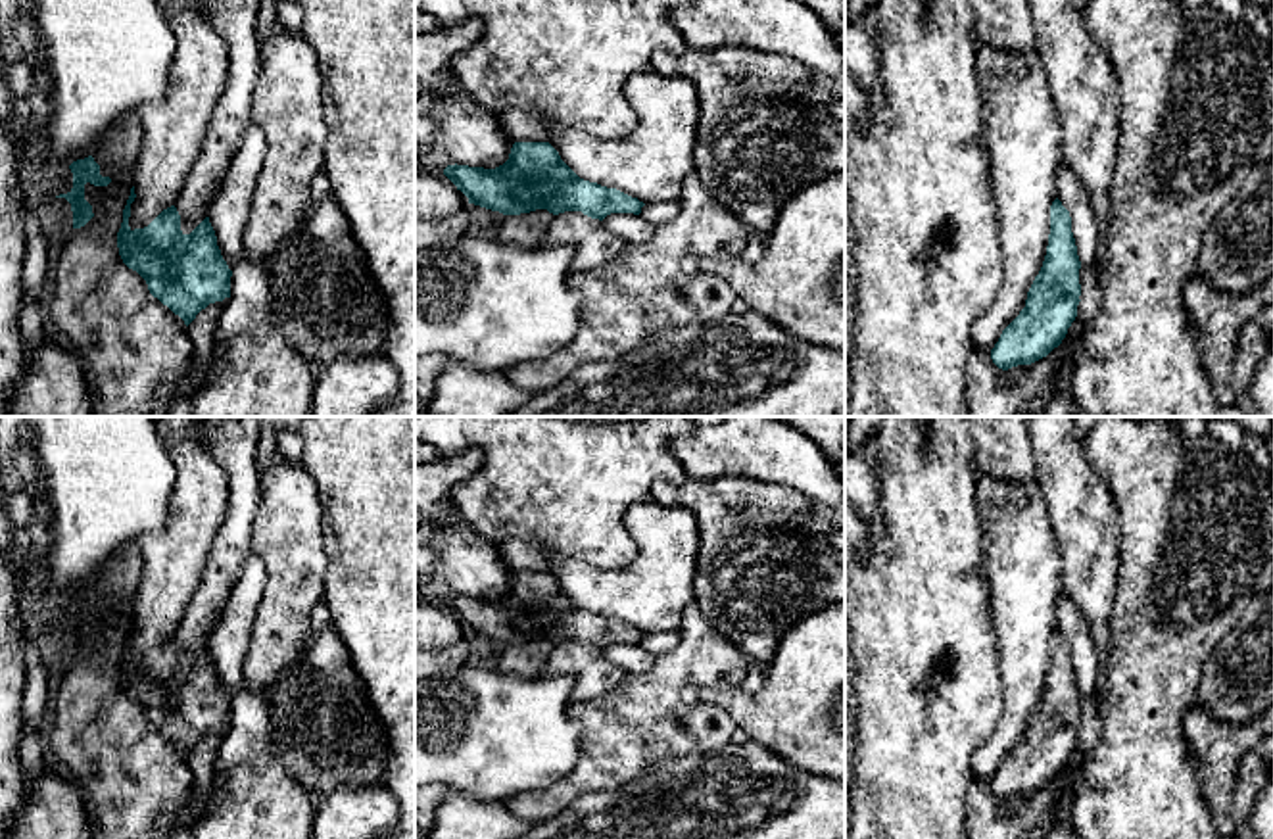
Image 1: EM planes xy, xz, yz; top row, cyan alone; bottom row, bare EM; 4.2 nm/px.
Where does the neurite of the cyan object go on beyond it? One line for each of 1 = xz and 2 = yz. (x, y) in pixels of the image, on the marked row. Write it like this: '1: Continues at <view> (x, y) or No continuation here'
1: No continuation here
2: No continuation here

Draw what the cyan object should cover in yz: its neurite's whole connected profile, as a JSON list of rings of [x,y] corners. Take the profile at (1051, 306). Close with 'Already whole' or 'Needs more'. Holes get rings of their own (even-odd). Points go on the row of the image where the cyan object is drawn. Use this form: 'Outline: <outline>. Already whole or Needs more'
Outline: [[[1056,198],[1050,205],[1046,255],[1027,292],[1025,307],[991,349],[998,369],[1031,365],[1062,344],[1081,301],[1079,269],[1071,217]]]. Already whole

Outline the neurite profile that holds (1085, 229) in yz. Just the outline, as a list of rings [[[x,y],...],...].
[[[1064,159],[1060,161],[1056,173],[1056,194],[1062,205],[1069,211],[1071,232],[1081,265],[1094,265],[1100,240],[1096,213],[1085,186],[1081,184],[1077,175],[1064,163]]]

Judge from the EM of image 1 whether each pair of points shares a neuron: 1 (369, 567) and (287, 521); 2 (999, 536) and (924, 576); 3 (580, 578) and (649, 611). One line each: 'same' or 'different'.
1: different
2: different
3: same

